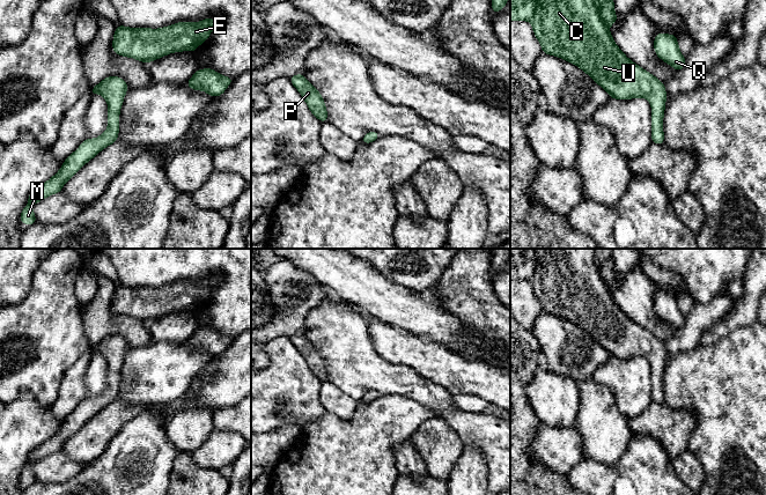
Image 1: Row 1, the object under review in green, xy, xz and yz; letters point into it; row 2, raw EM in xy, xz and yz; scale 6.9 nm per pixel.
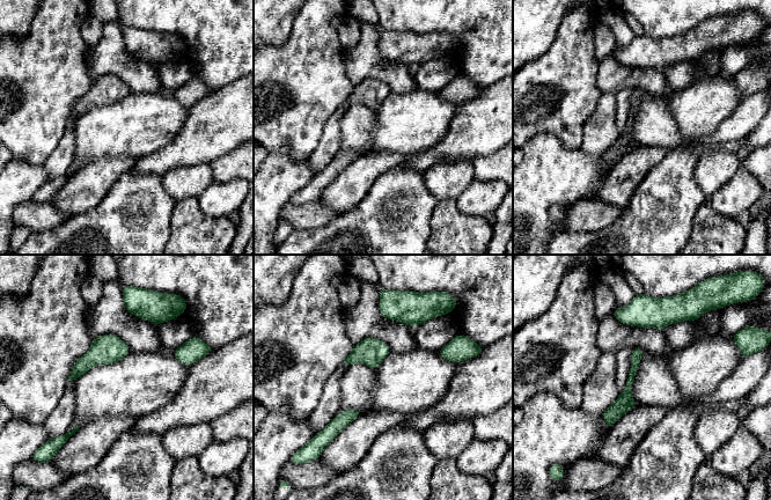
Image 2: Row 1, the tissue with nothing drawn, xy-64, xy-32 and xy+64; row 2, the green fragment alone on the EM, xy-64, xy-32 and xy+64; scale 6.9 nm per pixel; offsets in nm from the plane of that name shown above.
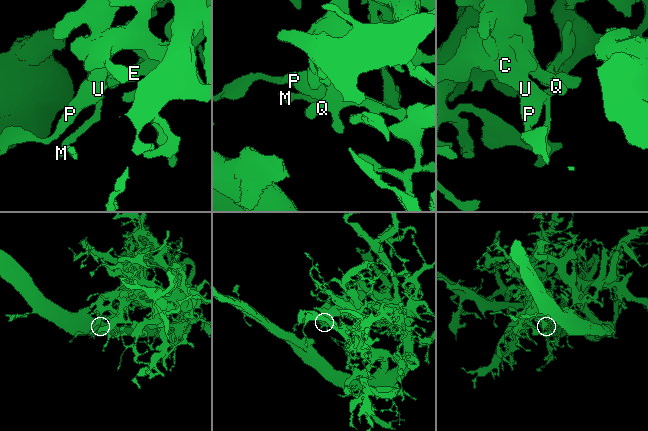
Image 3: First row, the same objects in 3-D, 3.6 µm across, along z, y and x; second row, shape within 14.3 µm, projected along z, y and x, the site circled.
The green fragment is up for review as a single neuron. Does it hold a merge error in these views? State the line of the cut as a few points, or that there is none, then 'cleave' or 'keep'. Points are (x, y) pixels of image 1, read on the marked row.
no cut | keep

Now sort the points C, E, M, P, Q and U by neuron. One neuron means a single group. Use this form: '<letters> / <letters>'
C E M P Q U

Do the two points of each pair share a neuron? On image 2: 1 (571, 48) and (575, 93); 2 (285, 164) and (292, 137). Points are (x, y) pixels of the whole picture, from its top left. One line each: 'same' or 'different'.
1: same
2: different

